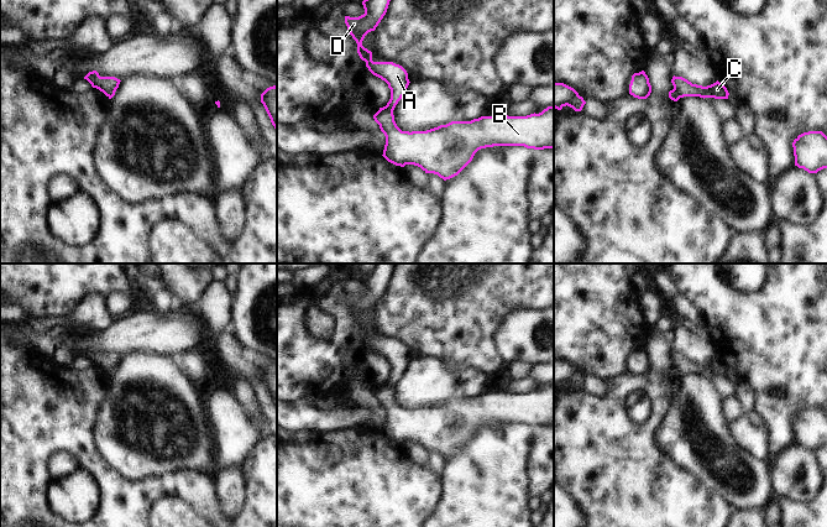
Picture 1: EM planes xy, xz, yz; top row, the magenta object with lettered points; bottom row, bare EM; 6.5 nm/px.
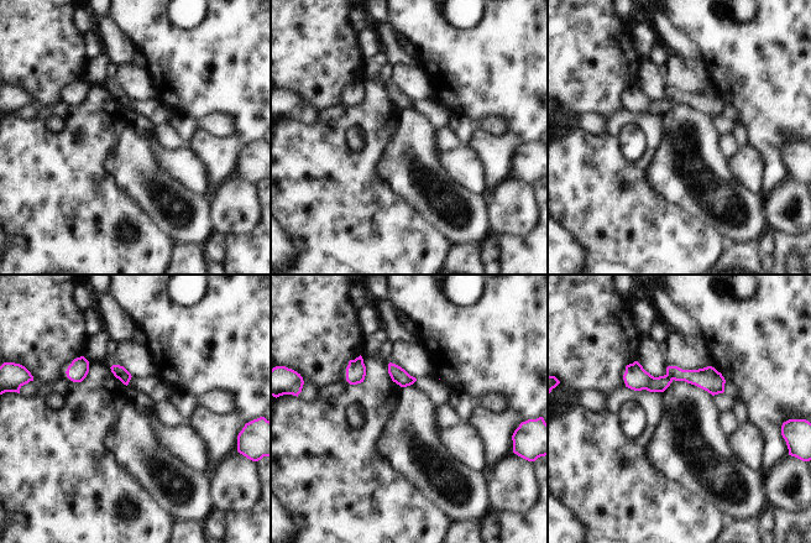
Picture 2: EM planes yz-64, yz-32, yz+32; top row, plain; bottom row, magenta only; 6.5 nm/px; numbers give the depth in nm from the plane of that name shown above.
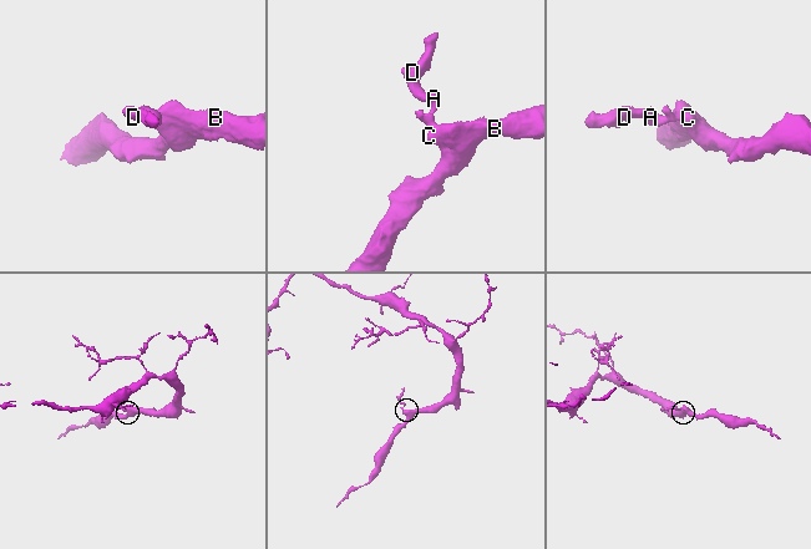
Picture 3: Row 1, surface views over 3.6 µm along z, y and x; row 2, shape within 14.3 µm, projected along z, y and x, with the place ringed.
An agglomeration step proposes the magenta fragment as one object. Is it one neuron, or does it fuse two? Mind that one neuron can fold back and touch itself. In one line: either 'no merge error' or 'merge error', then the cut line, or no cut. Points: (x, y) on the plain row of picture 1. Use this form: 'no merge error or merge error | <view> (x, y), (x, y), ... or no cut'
merge error | yz (674, 365), (681, 374)

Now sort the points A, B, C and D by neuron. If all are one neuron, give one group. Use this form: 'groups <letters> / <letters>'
groups A D / B C

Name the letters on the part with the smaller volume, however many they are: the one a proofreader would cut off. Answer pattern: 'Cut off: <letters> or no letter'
Cut off: A, D

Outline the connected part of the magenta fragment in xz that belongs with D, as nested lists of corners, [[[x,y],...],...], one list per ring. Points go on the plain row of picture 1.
[[[376,264],[373,270],[362,278],[365,291],[358,294],[345,293],[347,308],[357,320],[357,330],[366,339],[368,348],[384,358],[391,366],[391,376],[384,383],[387,388],[393,388],[398,379],[404,372],[408,362],[407,348],[393,339],[373,339],[372,329],[362,323],[365,313],[375,308],[387,289],[393,273],[394,264]]]

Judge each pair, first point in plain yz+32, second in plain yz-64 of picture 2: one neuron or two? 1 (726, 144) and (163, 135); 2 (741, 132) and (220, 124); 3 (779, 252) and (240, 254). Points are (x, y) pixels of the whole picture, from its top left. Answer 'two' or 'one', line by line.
1: one
2: one
3: one

